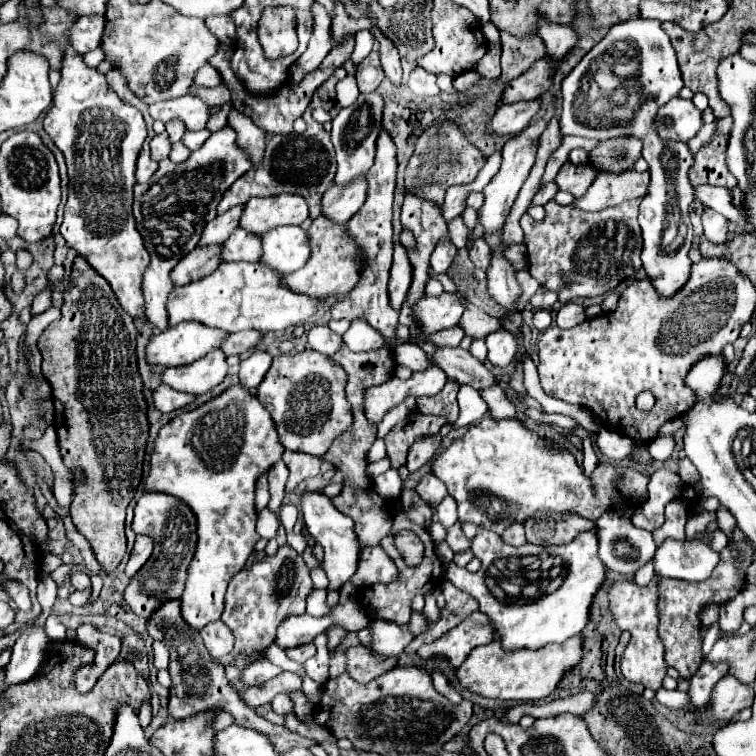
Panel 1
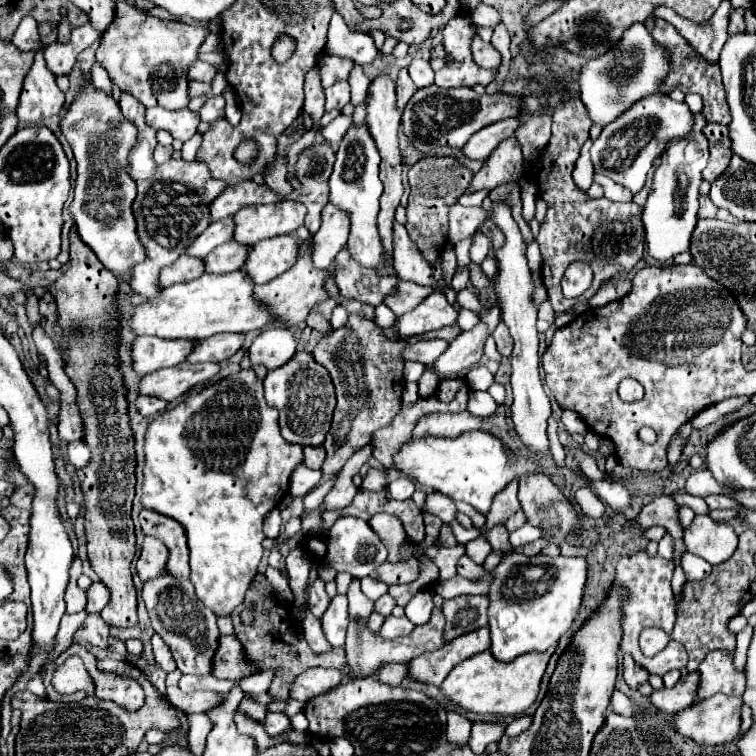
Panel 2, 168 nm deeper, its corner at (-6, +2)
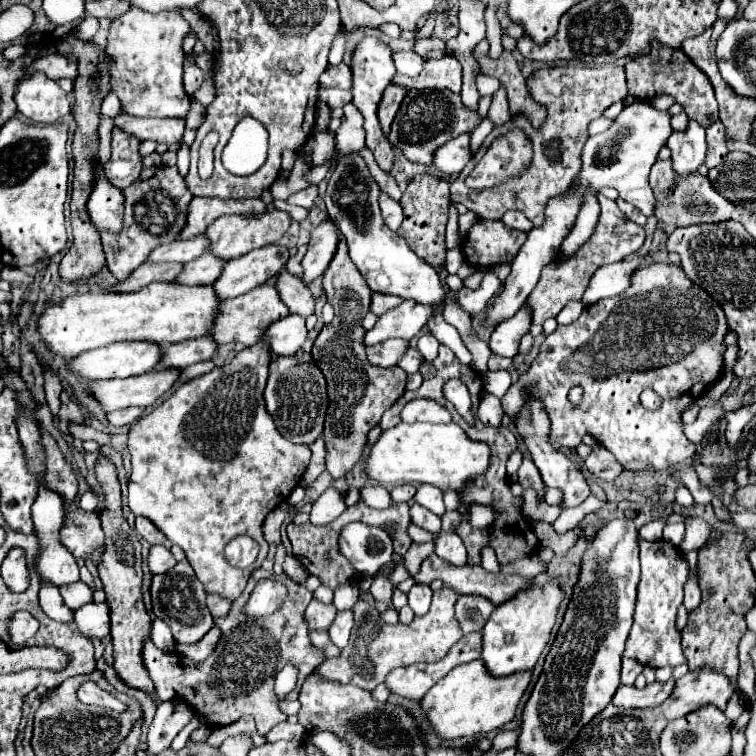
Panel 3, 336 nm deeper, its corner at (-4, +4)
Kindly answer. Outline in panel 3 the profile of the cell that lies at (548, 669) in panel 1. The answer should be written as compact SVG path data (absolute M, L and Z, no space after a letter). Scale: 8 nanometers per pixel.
M482 660L466 662L462 666L456 666L446 678L442 678L442 682L436 682L436 686L428 690L428 694L420 700L420 704L430 724L434 726L436 734L440 734L440 738L444 740L490 732L514 718L518 702L530 684L530 676L532 670L494 678L492 674L486 672Z

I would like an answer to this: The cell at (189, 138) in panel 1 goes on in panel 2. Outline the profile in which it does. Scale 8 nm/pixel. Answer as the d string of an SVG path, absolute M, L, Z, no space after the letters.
M200 134L192 136L190 140L186 140L184 146L182 146L182 158L188 160L188 162L192 162L194 156L196 156L196 150L200 148L200 142L202 142L202 136L200 136Z

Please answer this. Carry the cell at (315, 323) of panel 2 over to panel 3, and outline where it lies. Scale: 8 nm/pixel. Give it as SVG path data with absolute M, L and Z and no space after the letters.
M282 270L276 286L282 294L282 302L286 302L292 314L298 314L302 318L308 318L314 314L314 306L316 306L314 296L302 280L292 276L288 270Z

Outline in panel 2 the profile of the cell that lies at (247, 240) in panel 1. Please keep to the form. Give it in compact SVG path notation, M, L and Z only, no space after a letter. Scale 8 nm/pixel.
M230 240L228 244L220 244L208 256L202 258L204 272L210 272L210 274L236 272L244 266L246 256L248 256L248 248L244 248L242 244L234 244L234 240Z

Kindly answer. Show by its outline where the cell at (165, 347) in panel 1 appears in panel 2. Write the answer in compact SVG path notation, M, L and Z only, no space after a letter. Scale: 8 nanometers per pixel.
M138 336L132 340L132 368L138 376L146 376L158 368L176 366L186 360L194 348L192 340L164 340L158 336Z

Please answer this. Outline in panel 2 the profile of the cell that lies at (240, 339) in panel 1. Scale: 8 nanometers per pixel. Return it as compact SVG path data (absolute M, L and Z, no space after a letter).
M216 334L208 340L198 340L192 352L188 354L188 362L224 362L244 344L244 334Z

